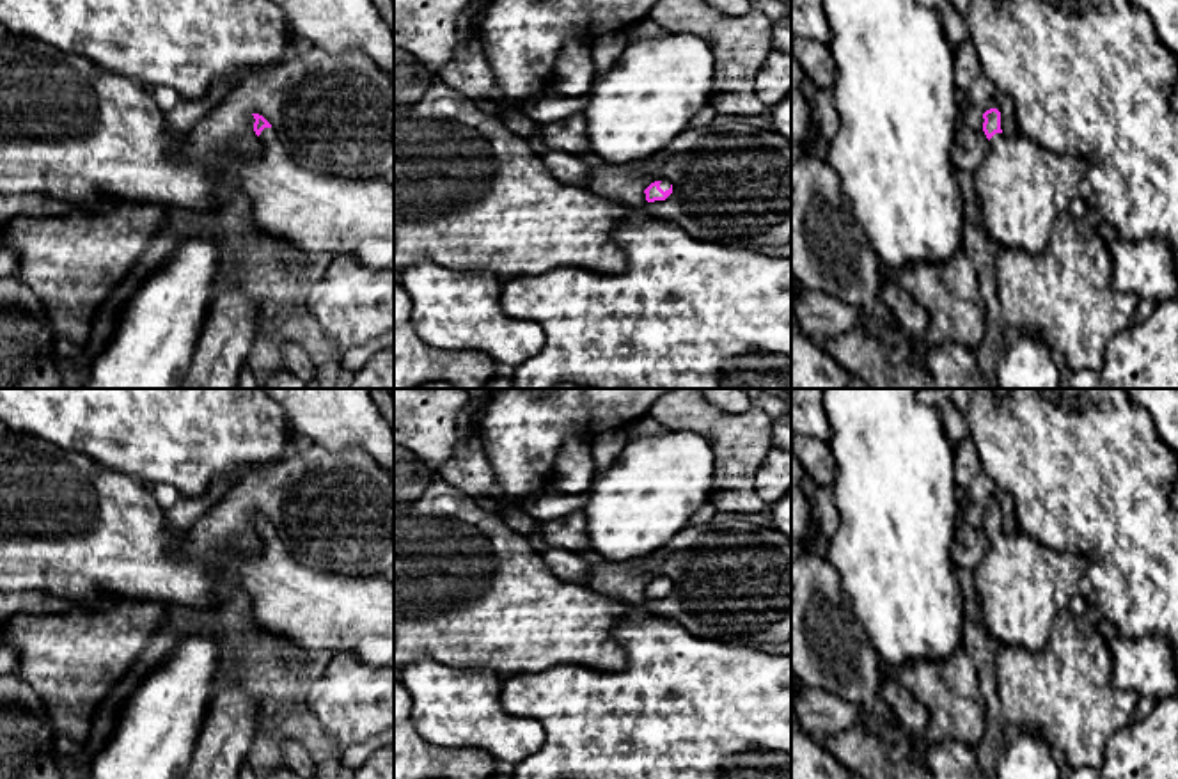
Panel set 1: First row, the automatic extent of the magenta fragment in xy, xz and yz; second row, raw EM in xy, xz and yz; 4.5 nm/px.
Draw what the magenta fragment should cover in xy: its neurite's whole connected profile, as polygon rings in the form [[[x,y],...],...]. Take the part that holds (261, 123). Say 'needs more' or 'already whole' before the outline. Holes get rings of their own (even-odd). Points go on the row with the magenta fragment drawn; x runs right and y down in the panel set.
needs more; [[[0,23],[0,195],[34,193],[73,206],[105,199],[106,204],[158,204],[206,213],[216,208],[218,188],[229,186],[245,193],[252,220],[261,231],[287,240],[302,252],[351,256],[371,270],[394,271],[394,177],[344,179],[307,170],[287,154],[271,124],[259,114],[252,115],[263,153],[254,160],[236,160],[218,169],[202,165],[181,153],[185,135],[167,128],[165,112],[147,87],[105,73],[78,53],[12,34]]]

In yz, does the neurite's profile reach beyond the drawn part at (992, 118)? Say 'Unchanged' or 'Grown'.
Grown

